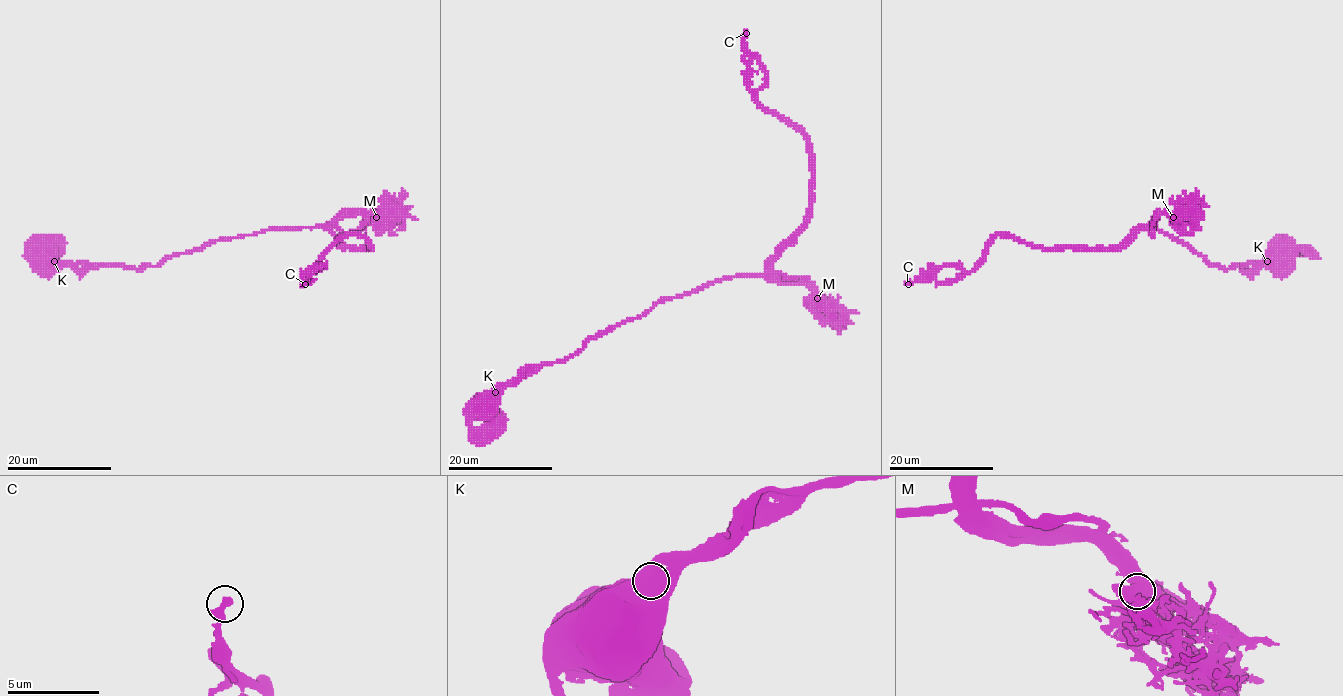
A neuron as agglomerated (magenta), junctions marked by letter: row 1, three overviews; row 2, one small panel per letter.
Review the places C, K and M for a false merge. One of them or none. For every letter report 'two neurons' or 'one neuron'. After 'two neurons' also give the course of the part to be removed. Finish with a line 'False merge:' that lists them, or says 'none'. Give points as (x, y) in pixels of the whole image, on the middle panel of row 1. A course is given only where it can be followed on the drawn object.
C: one neuron
K: one neuron
M: one neuron
False merge: none

